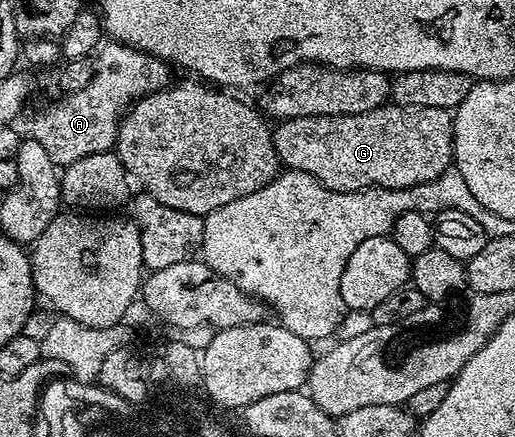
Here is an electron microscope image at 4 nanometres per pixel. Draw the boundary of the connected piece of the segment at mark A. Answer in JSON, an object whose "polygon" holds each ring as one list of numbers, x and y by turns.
{"polygon":[[114,39,98,50,94,63,95,74,87,88,60,96,60,101,31,121,29,137,45,147,55,166,66,167,85,155,112,152,123,114,142,97,168,88,173,81,168,62]]}

